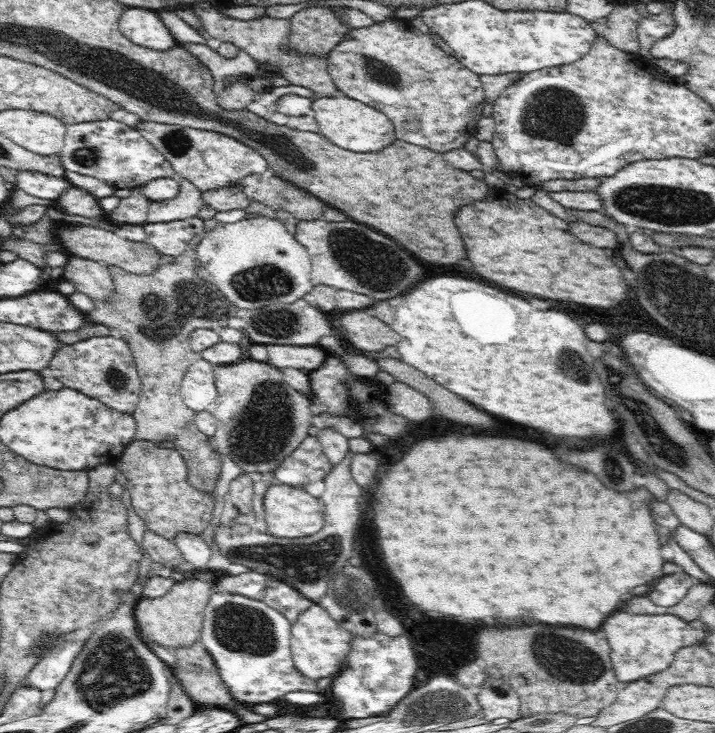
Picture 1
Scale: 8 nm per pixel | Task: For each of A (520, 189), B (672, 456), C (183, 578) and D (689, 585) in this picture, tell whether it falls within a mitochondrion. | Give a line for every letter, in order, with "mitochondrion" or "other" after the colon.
A: other
B: mitochondrion
C: other
D: other

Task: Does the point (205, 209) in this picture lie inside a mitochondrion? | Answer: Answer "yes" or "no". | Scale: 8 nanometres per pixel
no

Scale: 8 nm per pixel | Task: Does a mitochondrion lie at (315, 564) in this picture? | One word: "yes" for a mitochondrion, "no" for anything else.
yes

